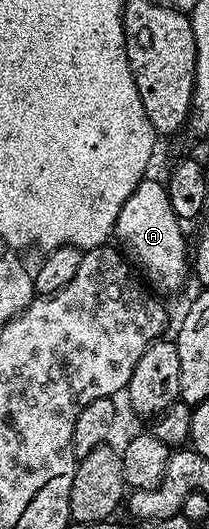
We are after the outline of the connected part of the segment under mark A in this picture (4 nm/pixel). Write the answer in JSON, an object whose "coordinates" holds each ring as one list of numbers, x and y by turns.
{"coordinates":[[152,179,140,181,135,191,131,191,113,228,116,244,122,254,136,266,140,276,161,295,175,292,184,283,185,273,187,277,187,270,191,265,191,253,187,245,185,249,185,233,181,229,184,229,183,223,177,218,175,211,171,211,171,199,165,185]]}

